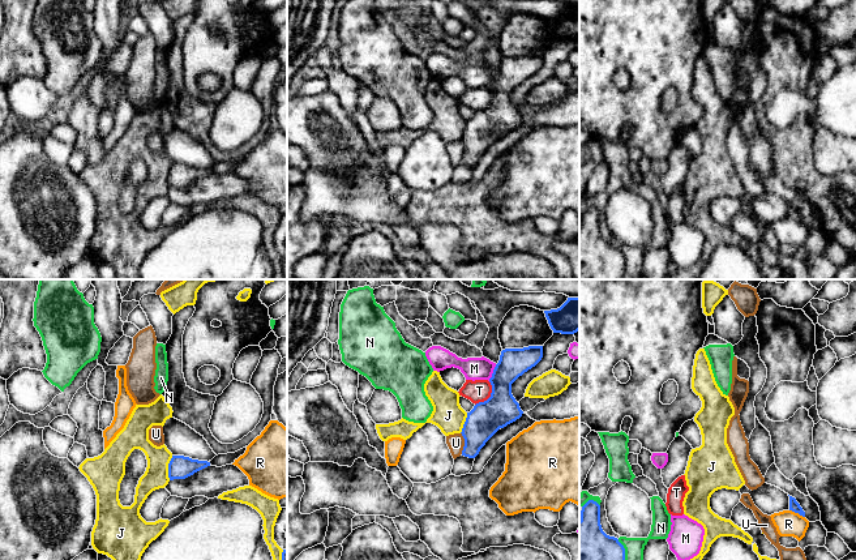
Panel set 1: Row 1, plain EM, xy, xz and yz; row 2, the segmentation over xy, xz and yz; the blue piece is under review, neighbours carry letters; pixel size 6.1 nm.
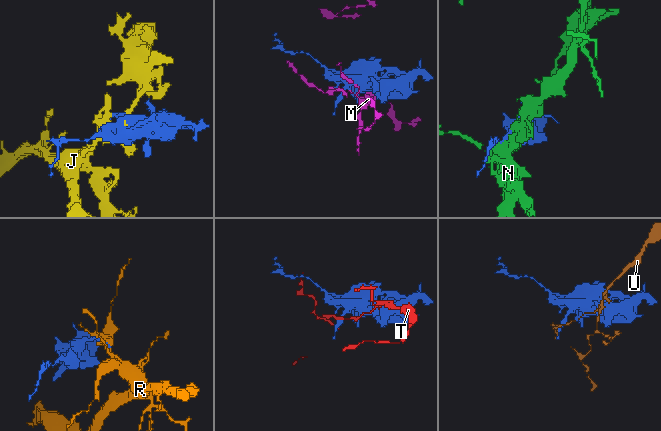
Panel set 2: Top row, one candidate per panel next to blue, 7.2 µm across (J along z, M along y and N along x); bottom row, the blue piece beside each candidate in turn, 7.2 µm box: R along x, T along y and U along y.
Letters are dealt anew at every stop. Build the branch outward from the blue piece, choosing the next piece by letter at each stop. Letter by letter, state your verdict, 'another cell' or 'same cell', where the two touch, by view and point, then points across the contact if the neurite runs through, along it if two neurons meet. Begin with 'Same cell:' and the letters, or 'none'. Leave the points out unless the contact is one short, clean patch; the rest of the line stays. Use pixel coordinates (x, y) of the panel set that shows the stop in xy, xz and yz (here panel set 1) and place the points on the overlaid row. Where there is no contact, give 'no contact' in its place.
Same cell: none
J: another cell; contact xy (168, 467)
M: another cell; contact xz (493, 372)
N: another cell; contact yz (624, 550)
R: another cell; contact yz (797, 512); border yz (790, 509), (804, 517)
T: another cell; contact xz (491, 396); border xz (489, 381), (491, 394), (475, 405)
U: another cell; contact xz (465, 443); border xz (461, 432), (463, 439), (462, 453)

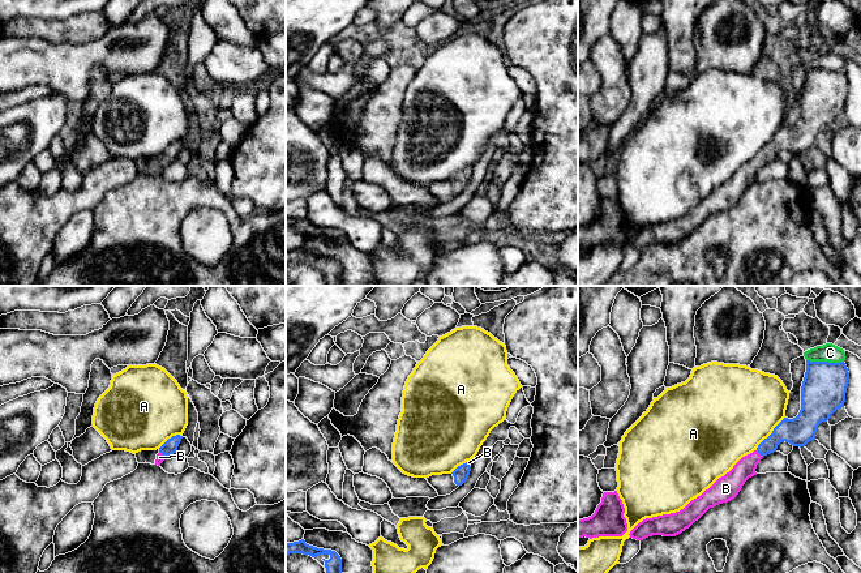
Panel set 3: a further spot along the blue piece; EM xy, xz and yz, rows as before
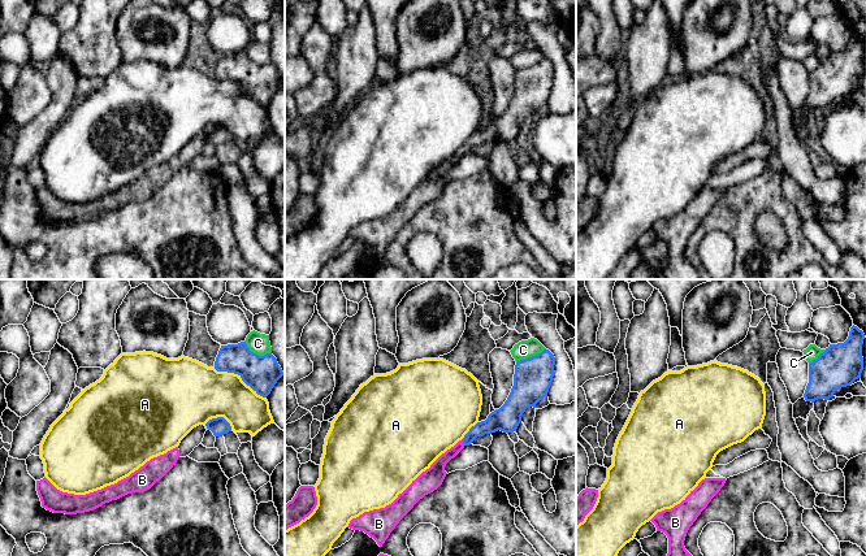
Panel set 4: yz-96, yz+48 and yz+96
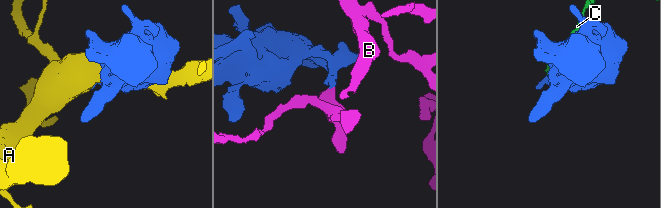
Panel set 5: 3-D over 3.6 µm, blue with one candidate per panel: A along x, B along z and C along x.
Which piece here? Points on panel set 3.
Same cell: B
A: another cell; contact yz (771, 433)
B: same cell; contact yz (758, 452); way yz (792, 431), (783, 431), (758, 452), (732, 482)
C: another cell; contact yz (825, 362)

